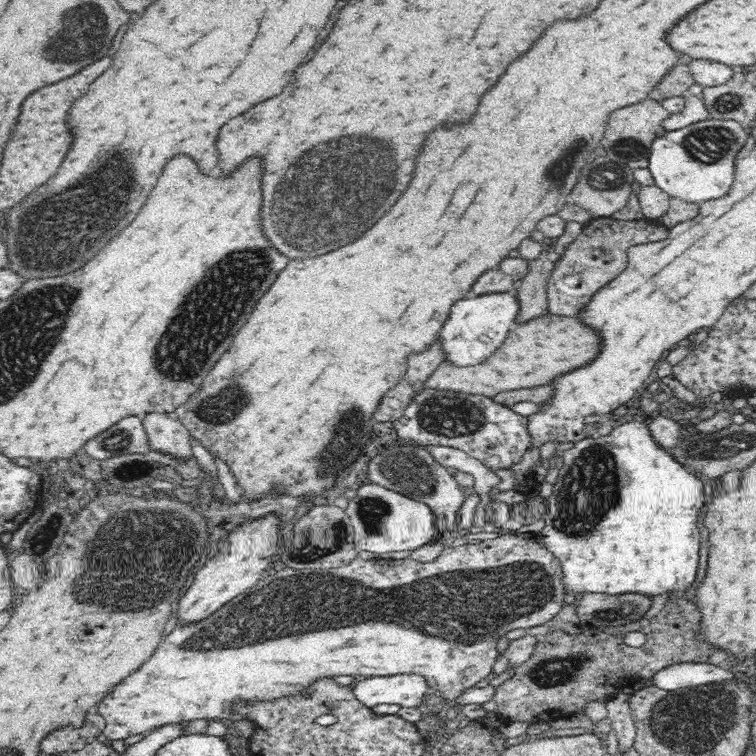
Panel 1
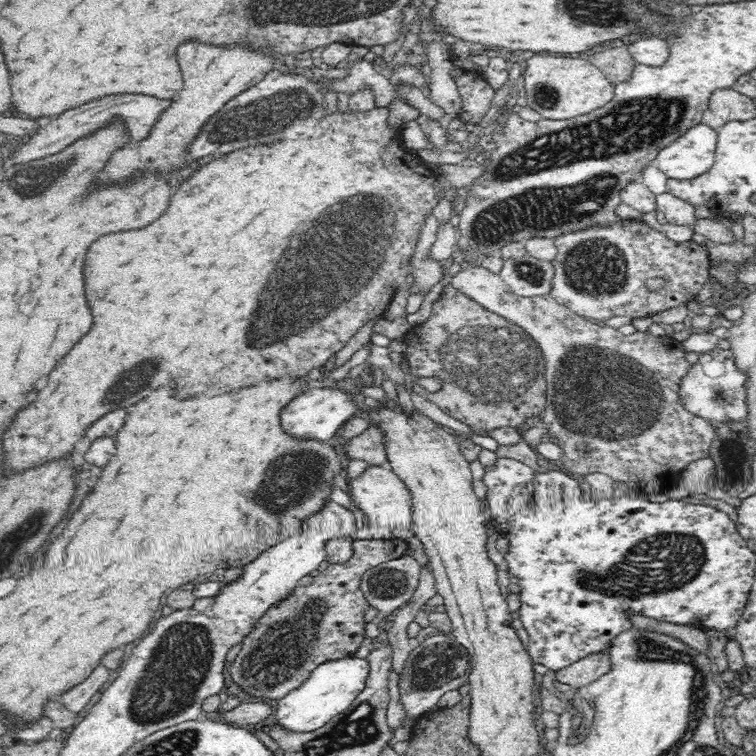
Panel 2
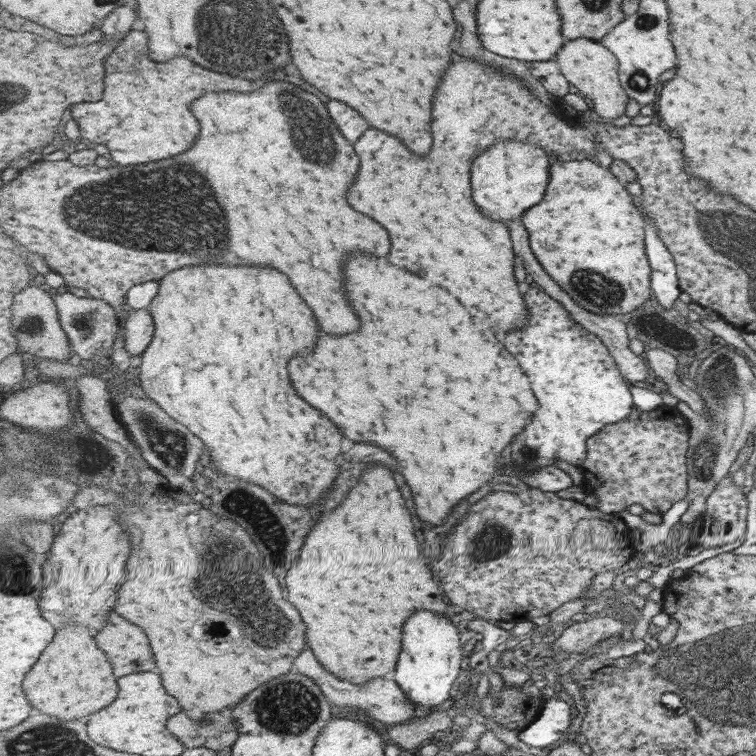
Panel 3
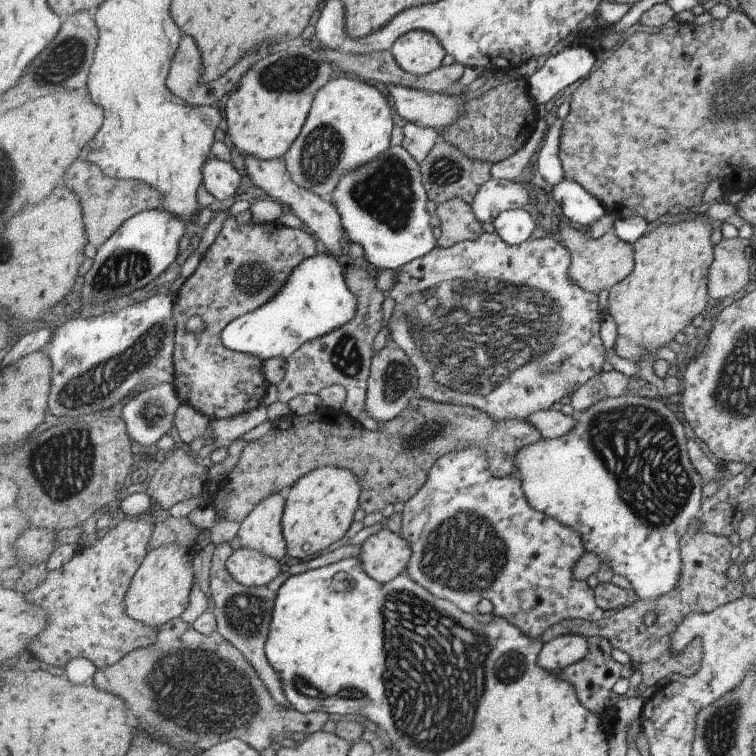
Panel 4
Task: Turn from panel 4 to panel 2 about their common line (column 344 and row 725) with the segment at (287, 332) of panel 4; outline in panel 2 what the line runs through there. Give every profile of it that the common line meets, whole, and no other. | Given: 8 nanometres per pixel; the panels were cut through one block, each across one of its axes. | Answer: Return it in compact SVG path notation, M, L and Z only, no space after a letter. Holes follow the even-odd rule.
M358 657L342 658L317 666L312 676L302 683L300 688L294 689L276 702L276 712L273 712L272 718L263 727L265 729L272 726L279 727L279 730L286 731L287 734L294 732L306 734L325 727L334 716L348 708L362 692L368 671L369 662Z

